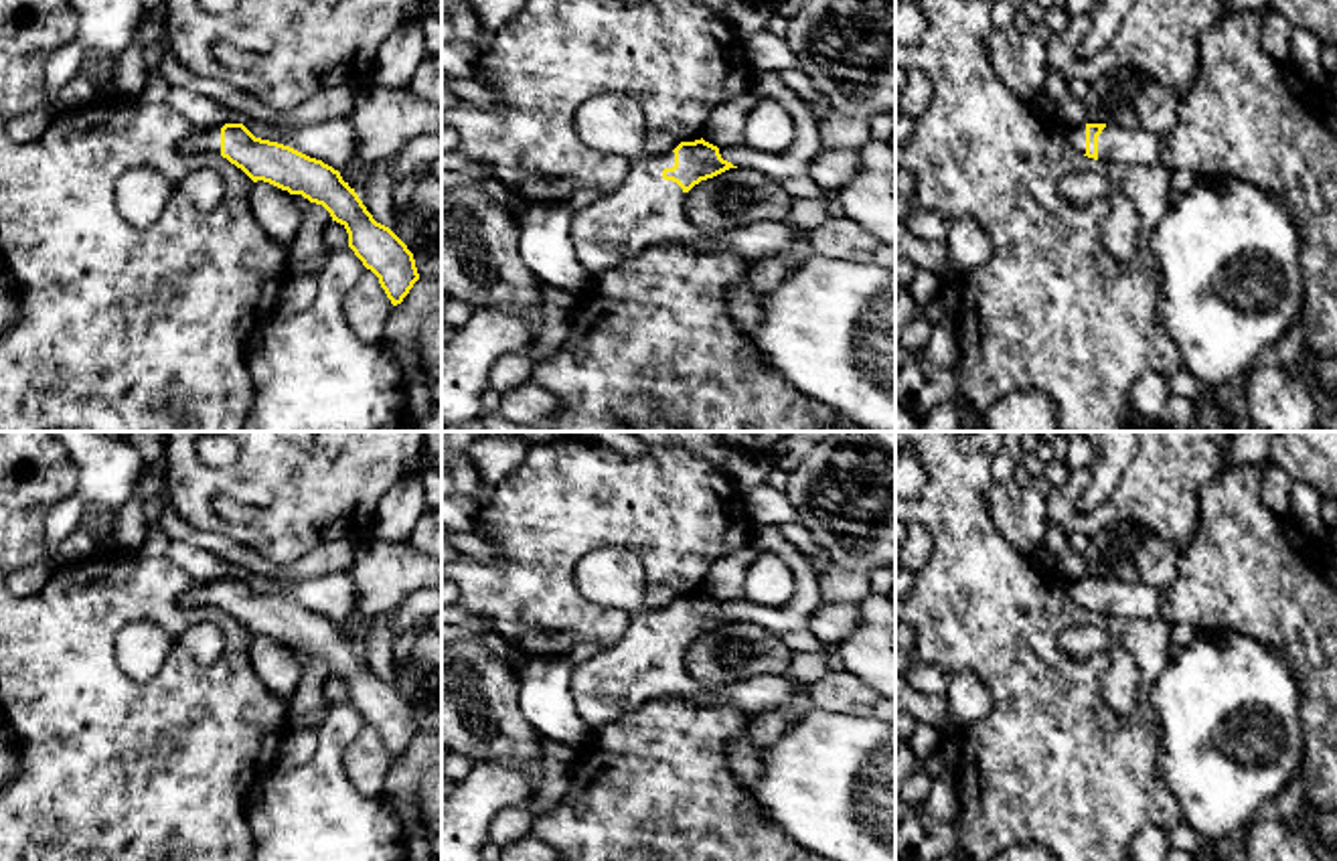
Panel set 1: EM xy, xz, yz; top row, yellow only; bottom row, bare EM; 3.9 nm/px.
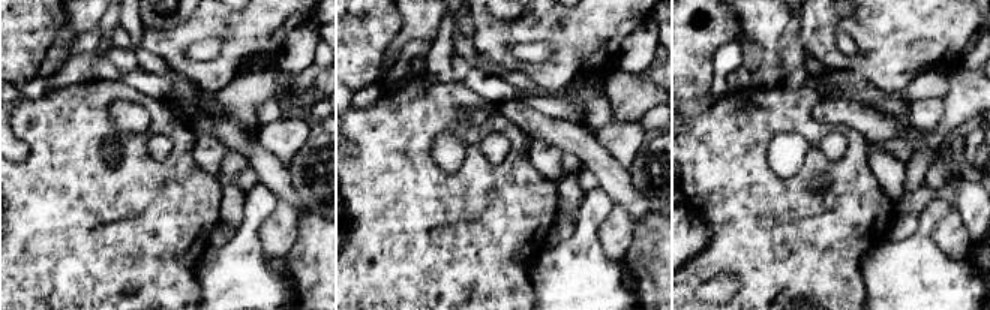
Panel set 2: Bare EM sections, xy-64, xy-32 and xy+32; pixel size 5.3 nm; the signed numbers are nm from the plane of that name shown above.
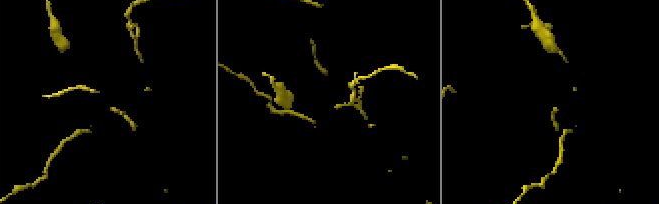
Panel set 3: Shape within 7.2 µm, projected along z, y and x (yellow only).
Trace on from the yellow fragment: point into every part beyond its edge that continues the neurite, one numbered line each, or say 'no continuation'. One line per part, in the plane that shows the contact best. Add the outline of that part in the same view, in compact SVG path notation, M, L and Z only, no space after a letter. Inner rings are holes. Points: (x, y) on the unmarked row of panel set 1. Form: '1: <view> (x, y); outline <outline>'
1: xz (647, 663); outline M675 606L640 610L628 632L612 648L600 650L571 671L571 695L577 715L598 729L644 703L679 697L695 705L733 705L756 717L786 707L790 721L802 719L812 703L806 691L788 677L754 677L707 689L685 671L687 646L662 632L675 620Z

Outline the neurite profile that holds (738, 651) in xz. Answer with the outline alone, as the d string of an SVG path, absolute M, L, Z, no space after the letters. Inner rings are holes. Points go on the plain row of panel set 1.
M748 620L701 634L685 650L685 671L707 689L754 677L788 677L790 662L792 650Z

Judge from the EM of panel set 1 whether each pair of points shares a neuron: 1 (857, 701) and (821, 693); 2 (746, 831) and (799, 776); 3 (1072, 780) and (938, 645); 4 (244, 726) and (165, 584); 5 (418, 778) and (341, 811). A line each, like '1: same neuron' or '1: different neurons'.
1: same neuron
2: different neurons
3: same neuron
4: same neuron
5: different neurons

